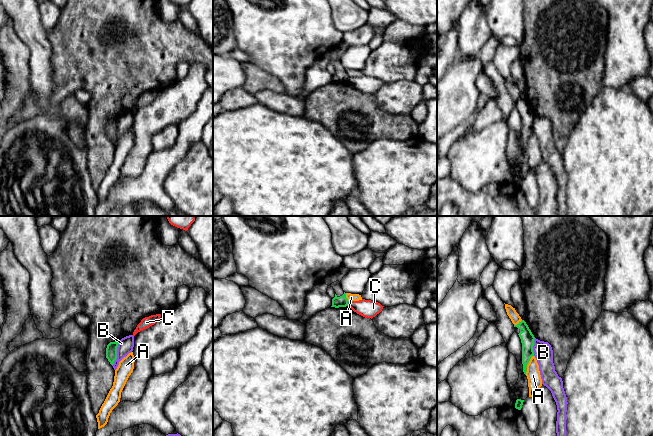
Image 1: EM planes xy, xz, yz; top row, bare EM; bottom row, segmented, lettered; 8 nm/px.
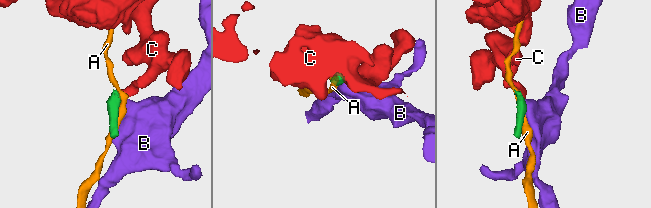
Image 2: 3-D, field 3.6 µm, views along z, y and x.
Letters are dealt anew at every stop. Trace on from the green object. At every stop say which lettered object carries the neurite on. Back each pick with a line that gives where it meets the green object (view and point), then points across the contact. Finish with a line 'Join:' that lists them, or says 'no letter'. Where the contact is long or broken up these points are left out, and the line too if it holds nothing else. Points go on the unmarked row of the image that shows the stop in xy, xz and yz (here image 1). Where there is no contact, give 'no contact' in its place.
Join: no letter

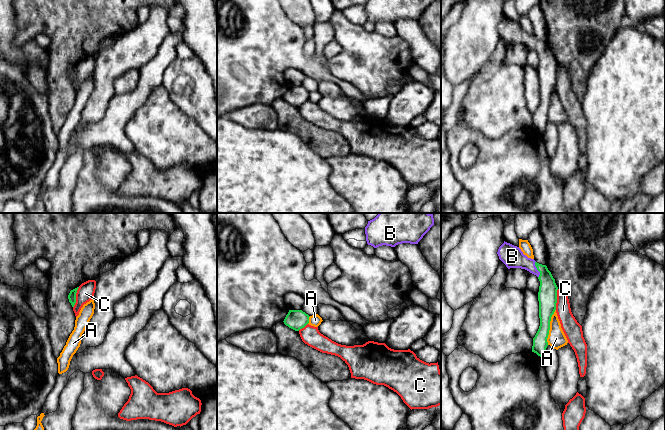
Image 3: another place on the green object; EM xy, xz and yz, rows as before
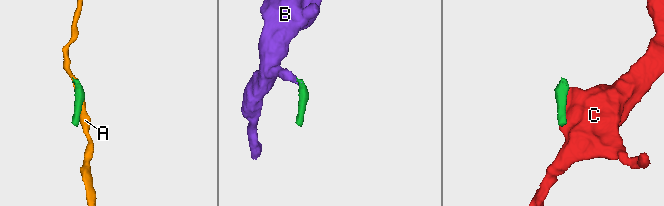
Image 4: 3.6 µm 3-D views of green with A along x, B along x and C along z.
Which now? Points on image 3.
B: yz (537, 45) | across yz (547, 72), (546, 54), (537, 45), (512, 32)
Join: B

